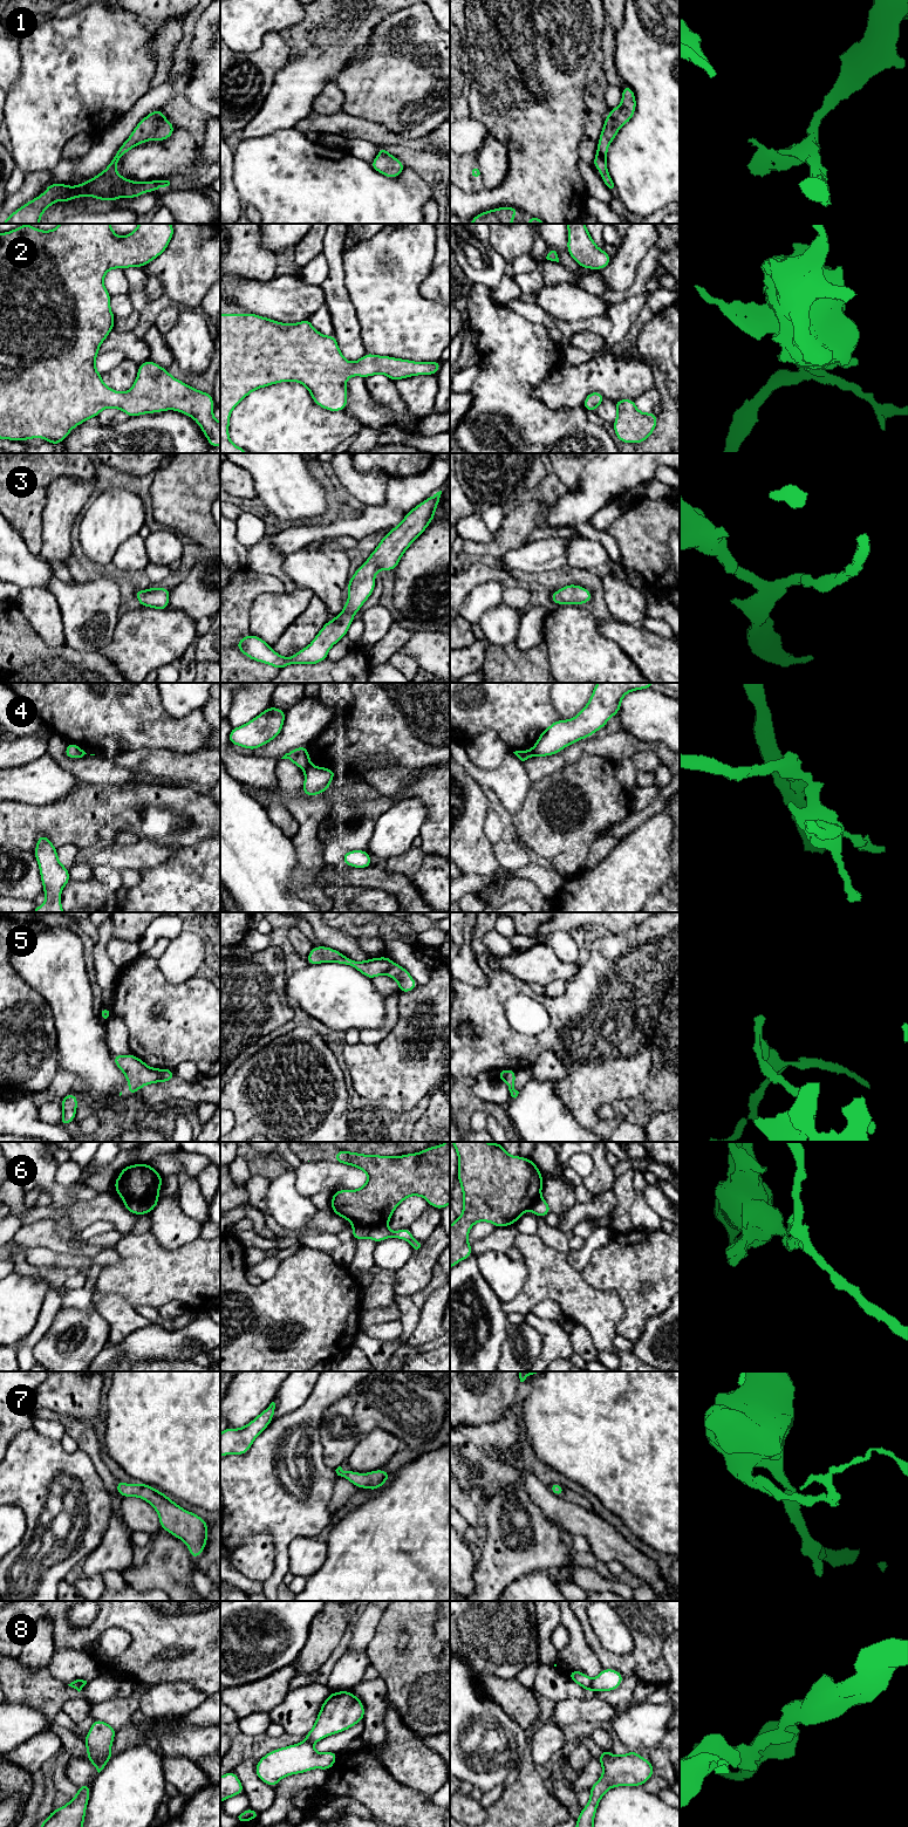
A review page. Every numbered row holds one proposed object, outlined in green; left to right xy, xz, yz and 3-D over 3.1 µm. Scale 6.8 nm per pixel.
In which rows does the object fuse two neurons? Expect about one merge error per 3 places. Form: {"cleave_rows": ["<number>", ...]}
{"cleave_rows": ["4", "5", "6", "8"]}

